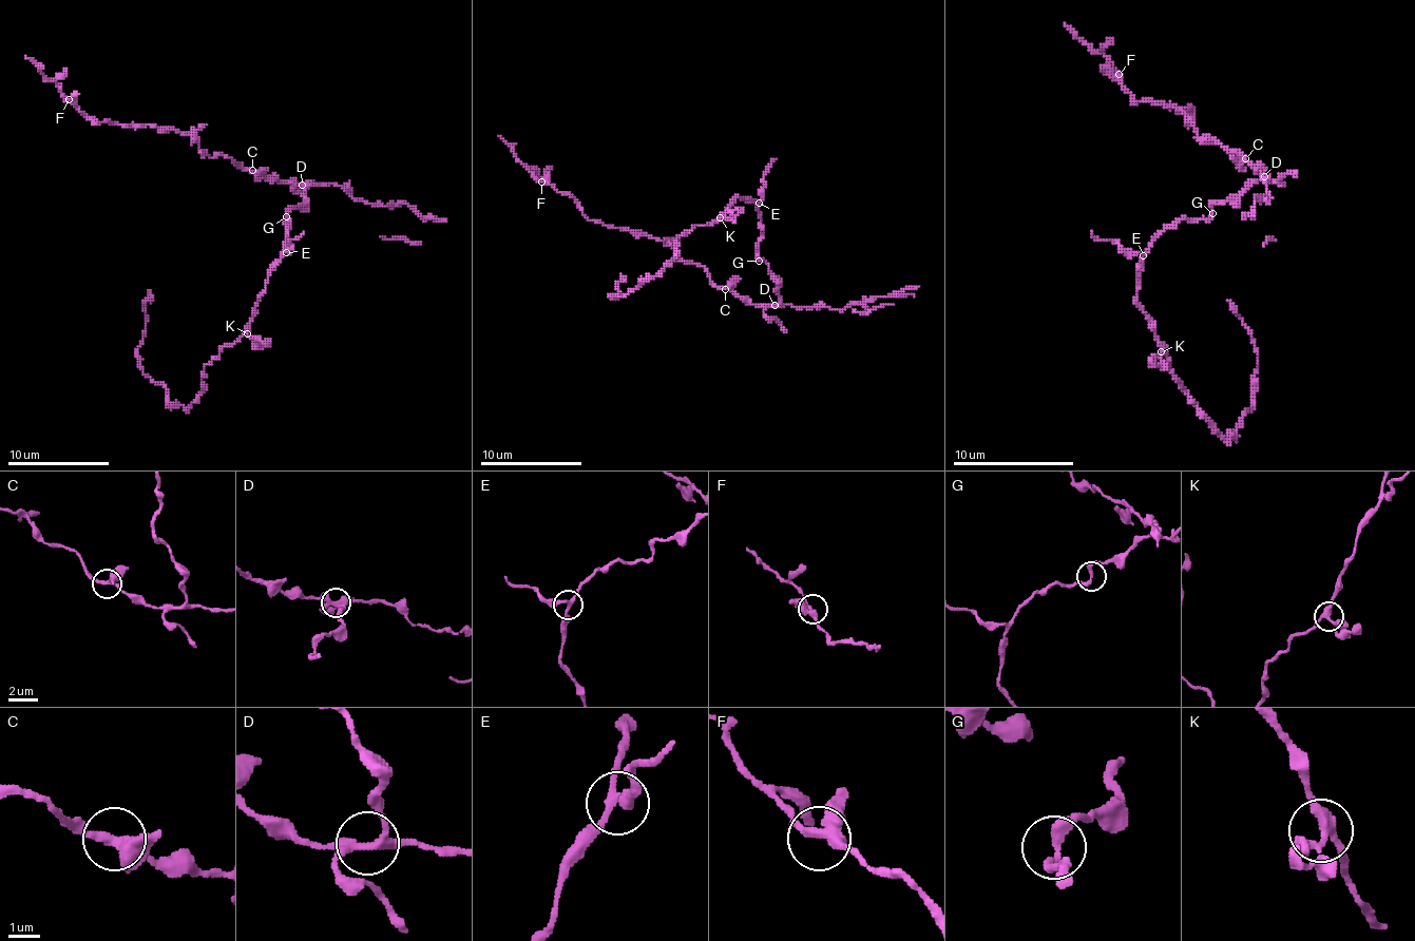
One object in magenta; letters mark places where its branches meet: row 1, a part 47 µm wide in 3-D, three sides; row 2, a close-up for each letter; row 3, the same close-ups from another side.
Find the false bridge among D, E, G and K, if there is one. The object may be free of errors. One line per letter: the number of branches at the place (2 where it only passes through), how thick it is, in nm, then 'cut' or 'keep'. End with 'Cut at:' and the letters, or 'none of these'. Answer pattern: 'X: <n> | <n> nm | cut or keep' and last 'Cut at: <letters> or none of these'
D: 4 | 320 nm | cut
E: 3 | 200 nm | keep
G: 2 | 280 nm | keep
K: 4 | 280 nm | keep
Cut at: D

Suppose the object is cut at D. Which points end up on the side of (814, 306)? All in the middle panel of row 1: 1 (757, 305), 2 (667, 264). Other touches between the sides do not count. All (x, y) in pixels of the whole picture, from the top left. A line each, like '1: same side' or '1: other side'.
1: same side
2: other side

